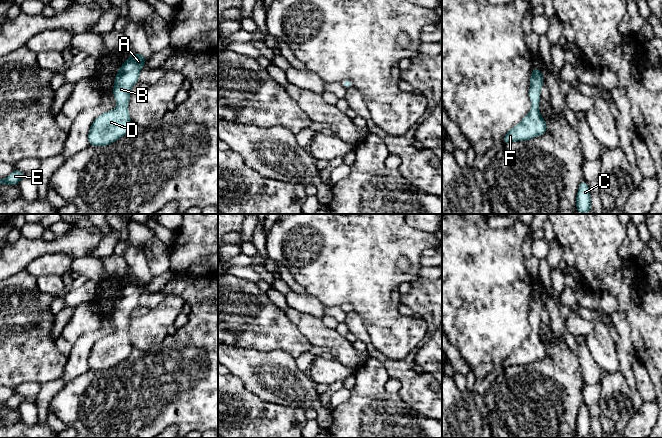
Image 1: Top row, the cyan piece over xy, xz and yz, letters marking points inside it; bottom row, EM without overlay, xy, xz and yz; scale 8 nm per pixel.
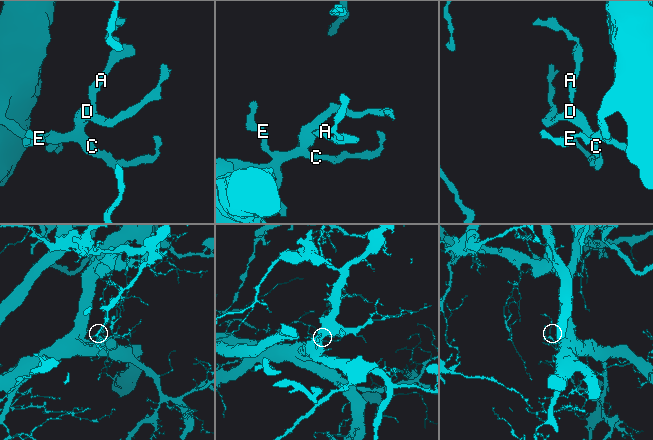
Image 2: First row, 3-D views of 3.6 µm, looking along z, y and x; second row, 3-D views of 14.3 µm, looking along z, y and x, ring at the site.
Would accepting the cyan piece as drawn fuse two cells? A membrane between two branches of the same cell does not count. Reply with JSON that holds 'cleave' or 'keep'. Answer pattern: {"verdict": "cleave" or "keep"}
{"verdict": "keep"}

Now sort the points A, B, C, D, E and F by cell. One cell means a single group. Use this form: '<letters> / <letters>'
A B C D E F

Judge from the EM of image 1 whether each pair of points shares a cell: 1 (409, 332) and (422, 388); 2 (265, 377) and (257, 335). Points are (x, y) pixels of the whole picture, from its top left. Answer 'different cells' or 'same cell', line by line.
1: different cells
2: different cells

